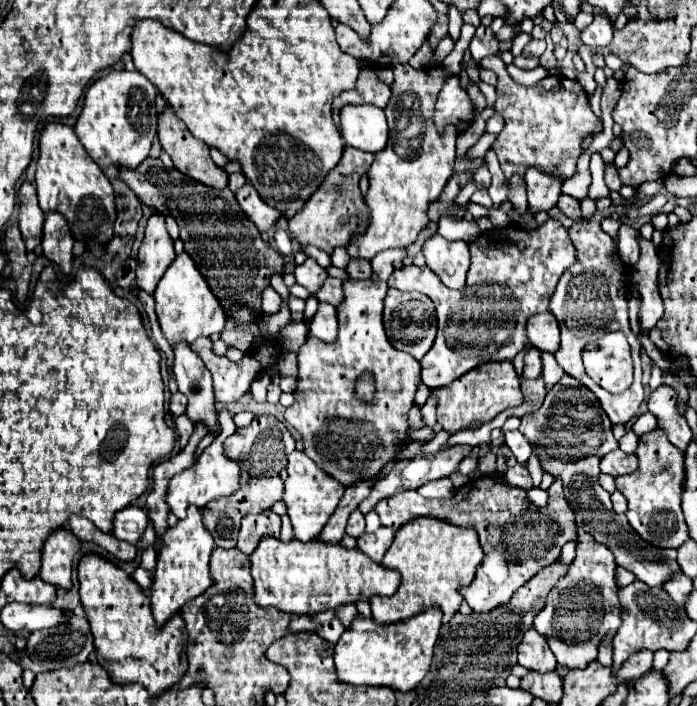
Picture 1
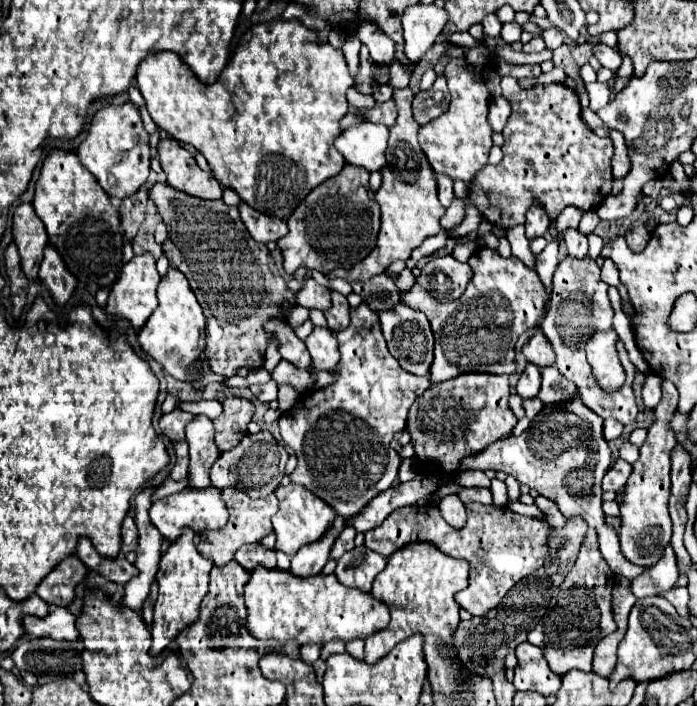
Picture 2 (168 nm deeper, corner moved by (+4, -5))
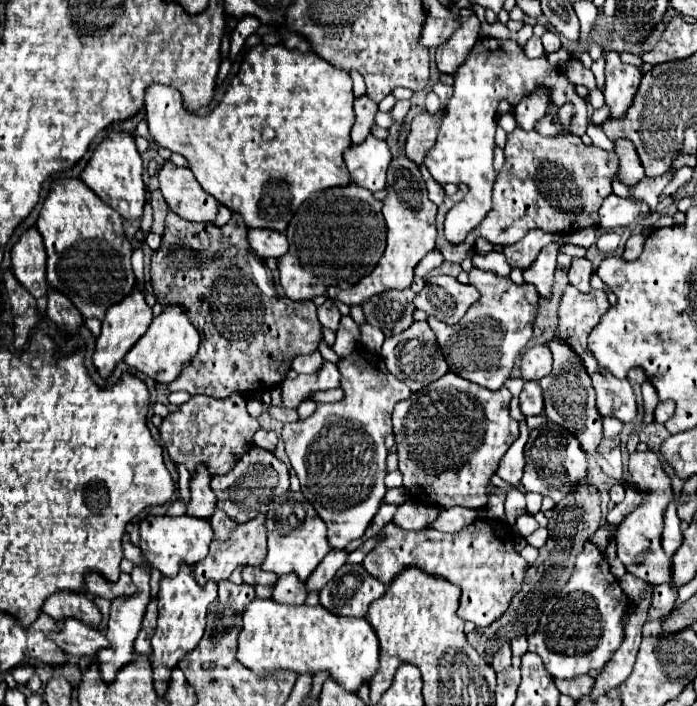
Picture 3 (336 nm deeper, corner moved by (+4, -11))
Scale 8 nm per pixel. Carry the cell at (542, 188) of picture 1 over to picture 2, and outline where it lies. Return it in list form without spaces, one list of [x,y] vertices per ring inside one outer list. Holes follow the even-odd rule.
[[[533,203],[527,211],[527,237],[539,237],[539,235],[545,235],[547,227],[549,227],[549,217],[543,209],[543,205],[539,203]]]

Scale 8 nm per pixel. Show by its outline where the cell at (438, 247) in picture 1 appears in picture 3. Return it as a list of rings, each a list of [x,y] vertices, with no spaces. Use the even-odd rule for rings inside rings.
[[[439,275],[415,297],[415,307],[447,325],[457,325],[477,299],[479,291],[475,287],[461,285],[455,277]]]

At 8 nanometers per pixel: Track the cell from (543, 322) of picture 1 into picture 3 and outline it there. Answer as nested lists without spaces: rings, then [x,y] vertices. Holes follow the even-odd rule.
[[[535,345],[521,359],[521,377],[525,381],[539,381],[541,377],[549,375],[551,371],[551,351],[547,345]]]

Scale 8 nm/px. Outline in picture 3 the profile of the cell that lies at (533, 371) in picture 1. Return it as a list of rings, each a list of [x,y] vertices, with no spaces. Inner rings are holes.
[[[525,383],[519,399],[521,399],[521,413],[525,417],[543,413],[543,395],[539,383]]]

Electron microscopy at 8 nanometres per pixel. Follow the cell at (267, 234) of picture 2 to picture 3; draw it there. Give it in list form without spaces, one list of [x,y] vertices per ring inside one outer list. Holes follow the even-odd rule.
[[[249,229],[249,243],[251,243],[251,249],[263,257],[263,259],[269,259],[269,257],[281,257],[287,253],[289,245],[287,245],[287,237],[283,233],[277,233],[277,231],[253,231]]]

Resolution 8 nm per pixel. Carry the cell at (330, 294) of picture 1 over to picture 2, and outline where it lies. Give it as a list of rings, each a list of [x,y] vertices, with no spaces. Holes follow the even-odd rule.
[[[331,291],[331,307],[325,311],[325,319],[331,331],[339,331],[349,325],[349,303],[345,295]]]

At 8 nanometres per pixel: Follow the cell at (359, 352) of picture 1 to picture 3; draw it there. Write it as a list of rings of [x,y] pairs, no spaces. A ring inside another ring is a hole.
[[[355,351],[347,359],[339,359],[341,371],[341,387],[345,391],[345,399],[333,405],[319,405],[311,417],[305,421],[287,423],[283,427],[283,443],[291,467],[295,469],[301,481],[301,493],[315,507],[319,517],[327,525],[327,541],[333,549],[345,549],[347,543],[361,539],[365,529],[369,527],[373,515],[377,513],[381,499],[385,495],[385,437],[391,433],[391,413],[395,403],[407,399],[411,395],[409,387],[399,383],[385,367],[383,357],[367,351]]]

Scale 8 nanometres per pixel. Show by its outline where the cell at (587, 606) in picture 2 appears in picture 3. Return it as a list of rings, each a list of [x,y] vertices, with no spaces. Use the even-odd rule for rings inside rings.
[[[585,543],[575,559],[575,569],[555,599],[545,605],[537,635],[529,637],[531,653],[537,653],[545,669],[557,679],[573,679],[591,669],[601,669],[611,651],[623,641],[623,619],[629,611],[629,599],[611,575],[605,555],[593,545]]]

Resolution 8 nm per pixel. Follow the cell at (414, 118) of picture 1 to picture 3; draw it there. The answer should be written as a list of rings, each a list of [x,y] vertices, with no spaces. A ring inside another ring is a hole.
[[[401,151],[399,159],[391,161],[391,167],[387,171],[387,199],[383,201],[383,217],[387,223],[387,249],[377,263],[375,271],[367,277],[363,277],[355,287],[349,287],[347,291],[339,291],[337,287],[327,289],[327,299],[341,301],[345,305],[363,305],[373,295],[379,295],[389,289],[407,289],[413,283],[413,271],[415,265],[435,249],[435,215],[437,205],[427,197],[427,187],[421,177],[421,171],[415,163],[411,163],[405,153]]]

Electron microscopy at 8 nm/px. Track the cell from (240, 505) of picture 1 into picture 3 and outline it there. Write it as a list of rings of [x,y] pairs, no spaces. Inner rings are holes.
[[[215,511],[211,517],[211,529],[213,529],[213,541],[209,545],[209,555],[203,559],[203,563],[197,563],[193,567],[195,581],[203,587],[207,581],[225,581],[231,577],[231,573],[237,567],[261,567],[265,555],[267,555],[267,529],[265,529],[265,515],[259,515],[259,519],[253,519],[251,523],[235,523],[233,519],[227,519],[223,511]]]

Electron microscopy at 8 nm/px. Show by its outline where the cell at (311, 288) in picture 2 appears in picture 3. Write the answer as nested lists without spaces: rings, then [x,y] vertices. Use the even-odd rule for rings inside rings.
[[[325,301],[319,309],[317,309],[317,315],[319,315],[319,321],[323,327],[331,329],[331,331],[337,331],[339,327],[339,321],[341,321],[341,313],[339,309],[335,307],[333,301]]]

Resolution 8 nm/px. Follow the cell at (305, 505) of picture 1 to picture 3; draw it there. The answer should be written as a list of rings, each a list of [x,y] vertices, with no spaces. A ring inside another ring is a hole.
[[[289,491],[285,501],[273,501],[269,511],[267,511],[267,545],[269,553],[267,559],[263,561],[263,571],[273,571],[275,575],[285,575],[285,573],[295,573],[299,581],[305,581],[315,567],[323,561],[323,557],[331,551],[327,543],[327,527],[319,519],[317,511],[311,507],[309,501],[301,493]]]

